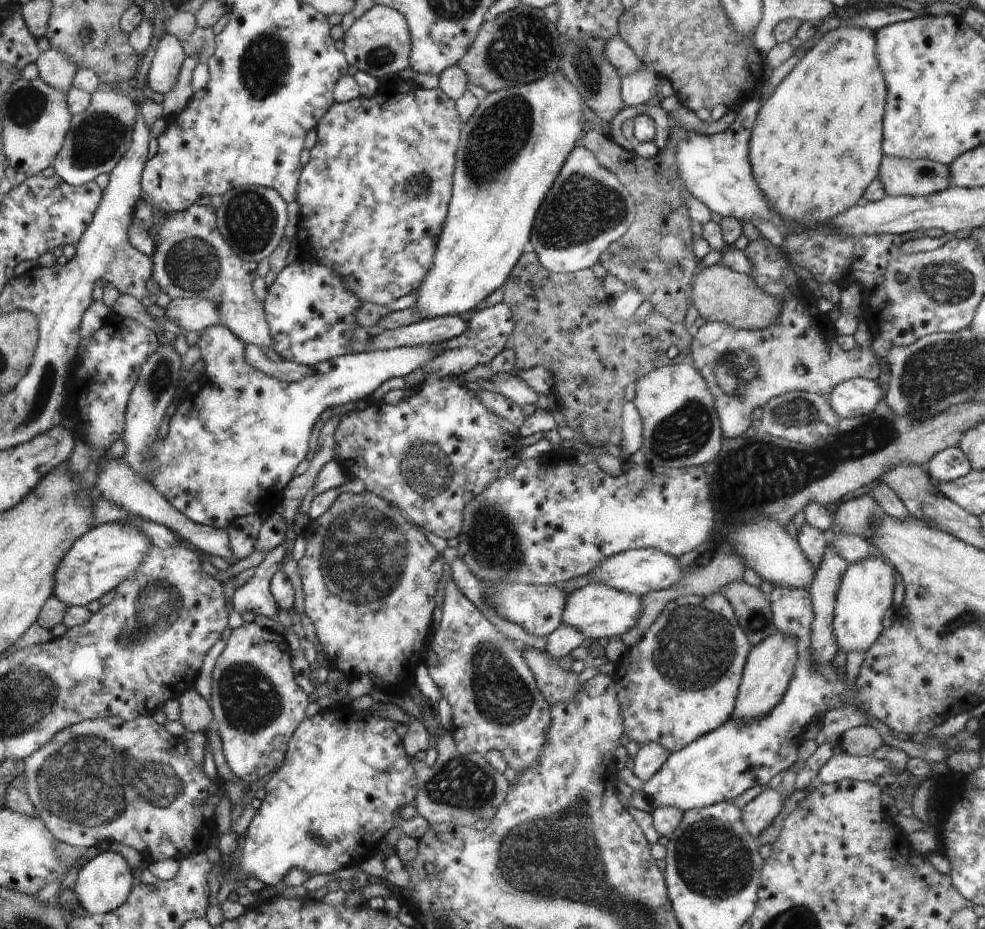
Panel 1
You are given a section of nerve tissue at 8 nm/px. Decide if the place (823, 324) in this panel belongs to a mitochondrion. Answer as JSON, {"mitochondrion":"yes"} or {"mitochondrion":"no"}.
{"mitochondrion":"no"}

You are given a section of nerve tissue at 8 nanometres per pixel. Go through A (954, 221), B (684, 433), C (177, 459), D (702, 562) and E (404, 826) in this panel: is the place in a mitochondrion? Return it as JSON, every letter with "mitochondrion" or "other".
{"A":"other","B":"mitochondrion","C":"mitochondrion","D":"mitochondrion","E":"other"}

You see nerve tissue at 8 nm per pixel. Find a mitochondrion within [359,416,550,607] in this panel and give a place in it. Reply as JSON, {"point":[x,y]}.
{"point":[494,543]}

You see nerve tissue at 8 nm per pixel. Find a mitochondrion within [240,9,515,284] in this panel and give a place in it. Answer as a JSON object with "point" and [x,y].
{"point":[381,56]}

